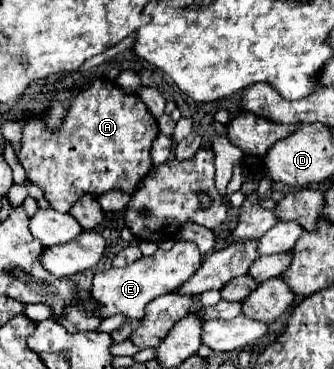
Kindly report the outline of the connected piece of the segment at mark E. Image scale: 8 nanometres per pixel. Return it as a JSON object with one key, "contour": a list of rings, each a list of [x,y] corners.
{"contour":[[[175,241],[173,249],[169,251],[155,251],[149,257],[141,257],[133,265],[123,269],[107,269],[99,271],[93,277],[91,295],[99,303],[99,309],[93,313],[97,317],[111,317],[115,313],[125,315],[127,319],[141,319],[145,313],[145,305],[159,295],[177,291],[201,265],[201,253],[195,243],[189,241]]]}

